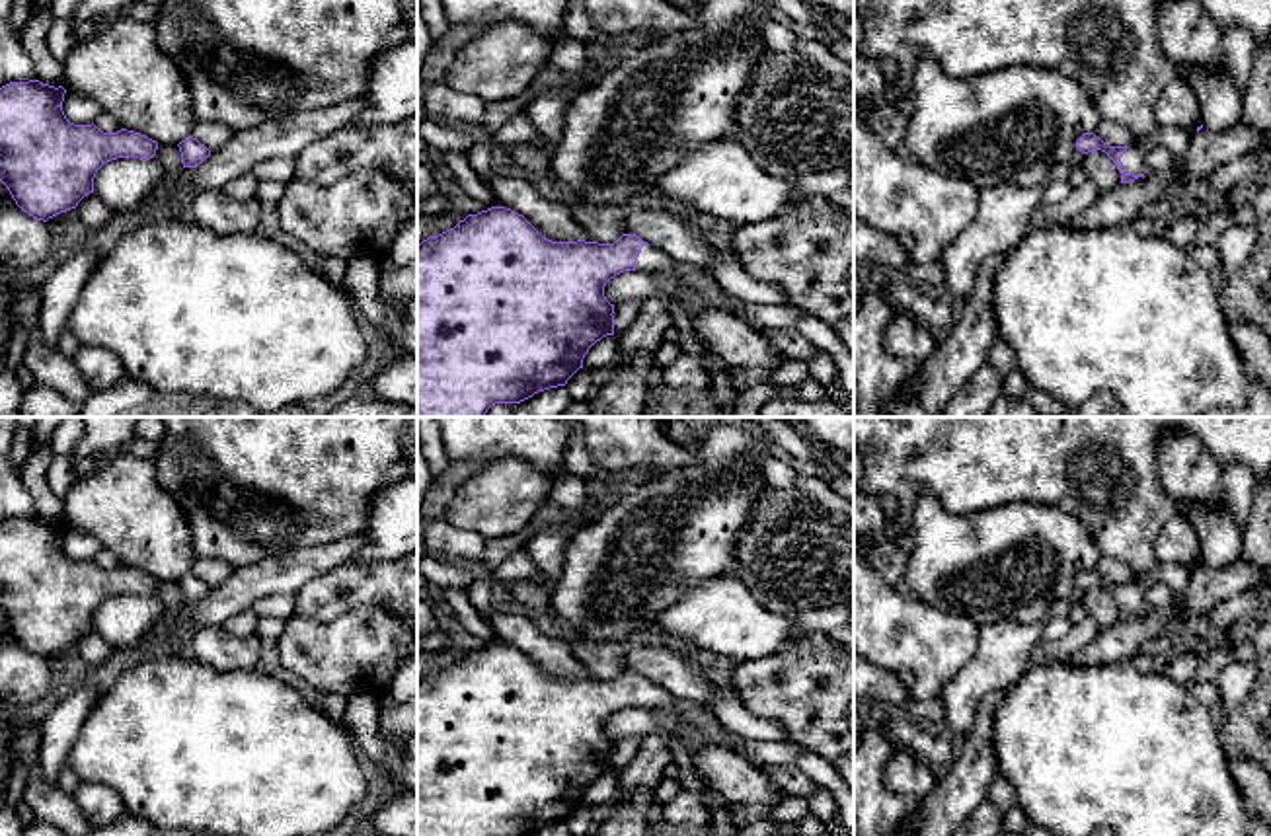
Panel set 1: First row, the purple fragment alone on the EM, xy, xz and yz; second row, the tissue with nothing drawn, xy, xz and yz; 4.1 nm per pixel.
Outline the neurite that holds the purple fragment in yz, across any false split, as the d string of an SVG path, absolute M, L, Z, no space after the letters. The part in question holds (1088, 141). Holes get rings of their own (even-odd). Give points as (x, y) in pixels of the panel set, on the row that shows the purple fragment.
M1084 133L1078 140L1076 140L1076 148L1082 154L1094 152L1094 150L1101 150L1105 152L1113 164L1117 166L1119 173L1121 173L1121 183L1129 183L1135 181L1138 177L1142 177L1142 173L1146 171L1146 148L1133 144L1133 146L1109 146L1107 142L1103 142L1099 136L1096 136L1094 133Z

